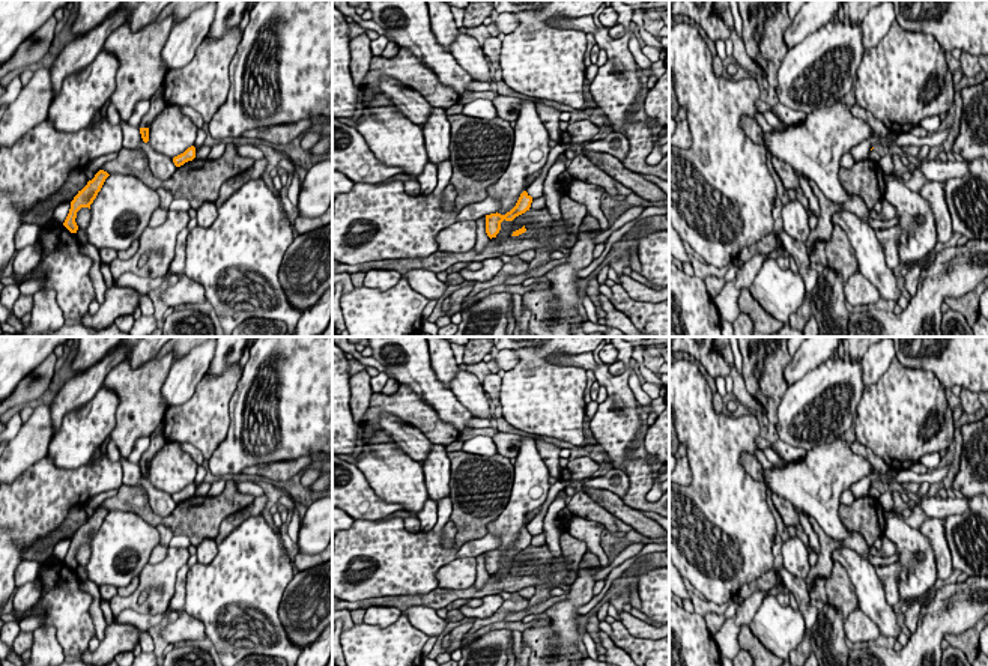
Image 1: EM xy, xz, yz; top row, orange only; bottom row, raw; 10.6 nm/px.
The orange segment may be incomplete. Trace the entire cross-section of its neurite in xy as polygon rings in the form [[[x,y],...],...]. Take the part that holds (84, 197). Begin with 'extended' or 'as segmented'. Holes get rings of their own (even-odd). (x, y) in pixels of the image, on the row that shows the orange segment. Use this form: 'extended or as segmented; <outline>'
as segmented; [[[99,170],[95,177],[92,180],[87,182],[87,185],[78,191],[78,194],[74,197],[74,200],[71,201],[71,209],[69,213],[63,223],[63,226],[71,232],[71,233],[77,233],[78,226],[75,223],[77,218],[77,212],[81,207],[89,207],[93,203],[93,200],[96,198],[98,192],[101,191],[105,179],[110,174],[104,170]]]

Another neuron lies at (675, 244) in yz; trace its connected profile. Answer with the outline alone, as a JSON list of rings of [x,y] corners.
[[[669,221],[669,253],[681,263],[690,265],[690,259],[683,247],[683,241],[680,239],[677,230],[672,227],[671,221]]]

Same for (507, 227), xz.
[[[519,215],[516,216],[513,221],[502,221],[501,223],[501,230],[496,235],[496,239],[507,239],[510,238],[516,230],[522,229],[523,226],[526,226],[531,221],[531,216],[525,216],[525,215]]]

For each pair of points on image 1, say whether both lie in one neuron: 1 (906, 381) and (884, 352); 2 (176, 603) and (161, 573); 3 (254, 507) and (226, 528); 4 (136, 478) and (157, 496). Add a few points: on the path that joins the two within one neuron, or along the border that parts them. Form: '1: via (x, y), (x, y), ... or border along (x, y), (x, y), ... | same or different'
1: border along (895, 355), (887, 370), (868, 387) | different
2: border along (185, 564), (178, 572), (169, 608), (143, 615) | different
3: via (247, 511), (233, 520) | same
4: via (140, 481), (152, 492) | same

